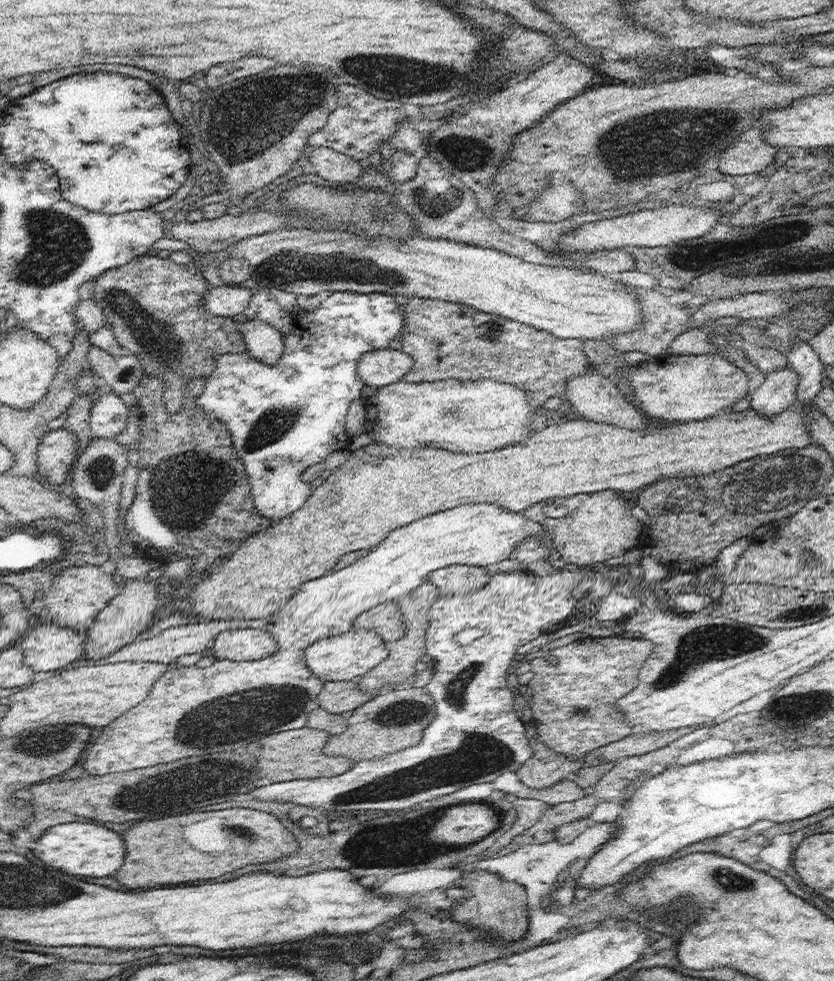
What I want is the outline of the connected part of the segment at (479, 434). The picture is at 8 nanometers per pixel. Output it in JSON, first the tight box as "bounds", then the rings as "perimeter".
{"bounds":[365,378,545,454],"perimeter":[[[481,378],[477,382],[459,382],[459,380],[445,380],[445,382],[395,382],[381,386],[375,398],[367,400],[367,414],[365,414],[365,432],[373,436],[375,448],[399,448],[399,450],[411,450],[417,448],[417,444],[431,444],[431,448],[449,450],[453,454],[483,454],[501,450],[507,446],[517,446],[531,438],[535,432],[539,432],[533,426],[533,418],[541,416],[539,412],[545,410],[543,406],[531,406],[529,394],[513,384],[495,382],[491,378]]]}

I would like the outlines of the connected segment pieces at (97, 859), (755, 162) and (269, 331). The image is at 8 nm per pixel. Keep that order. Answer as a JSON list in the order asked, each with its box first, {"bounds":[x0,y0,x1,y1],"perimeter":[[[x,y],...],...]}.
[{"bounds":[33,820,127,878],"perimeter":[[[89,820],[89,822],[67,822],[67,824],[59,824],[59,826],[45,830],[41,838],[37,840],[33,854],[37,854],[41,860],[53,866],[59,866],[71,874],[103,878],[103,876],[117,872],[123,866],[127,848],[125,848],[125,840],[121,838],[121,834],[105,826],[97,826]]]},{"bounds":[715,128,775,176],"perimeter":[[[751,128],[731,140],[727,148],[717,156],[719,168],[715,172],[723,176],[741,176],[751,172],[765,170],[771,162],[775,162],[775,146],[763,142],[763,128]]]},{"bounds":[237,320,285,366],"perimeter":[[[247,320],[247,322],[237,324],[237,330],[243,336],[247,352],[255,360],[267,366],[275,366],[281,360],[285,340],[283,340],[283,334],[277,332],[271,324],[261,322],[261,320]]]}]

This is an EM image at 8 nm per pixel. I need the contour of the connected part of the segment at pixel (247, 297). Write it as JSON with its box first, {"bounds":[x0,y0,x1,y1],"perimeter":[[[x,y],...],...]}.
{"bounds":[207,284,251,318],"perimeter":[[[225,284],[225,286],[213,286],[209,290],[207,306],[215,316],[223,318],[233,318],[237,314],[243,314],[245,308],[251,302],[251,292],[239,284]]]}

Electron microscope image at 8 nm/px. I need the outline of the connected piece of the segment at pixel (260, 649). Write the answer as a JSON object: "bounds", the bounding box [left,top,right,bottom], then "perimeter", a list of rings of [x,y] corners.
{"bounds":[211,628,277,662],"perimeter":[[[267,628],[225,630],[217,634],[211,650],[211,656],[217,656],[221,660],[257,662],[261,658],[269,658],[277,650],[277,642],[267,632]]]}

